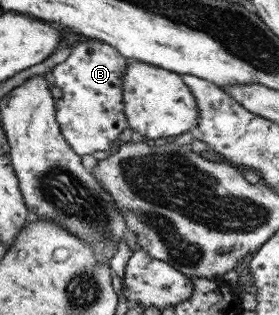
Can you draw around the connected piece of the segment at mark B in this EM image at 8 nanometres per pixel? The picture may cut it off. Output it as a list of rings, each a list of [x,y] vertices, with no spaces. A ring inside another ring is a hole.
[[[85,39],[70,50],[67,58],[51,68],[50,76],[53,86],[60,88],[62,97],[56,100],[55,119],[59,124],[58,130],[64,142],[78,156],[92,154],[96,151],[109,151],[113,149],[120,134],[126,130],[127,119],[123,113],[121,76],[125,71],[128,60],[124,58],[113,46],[98,40]]]

